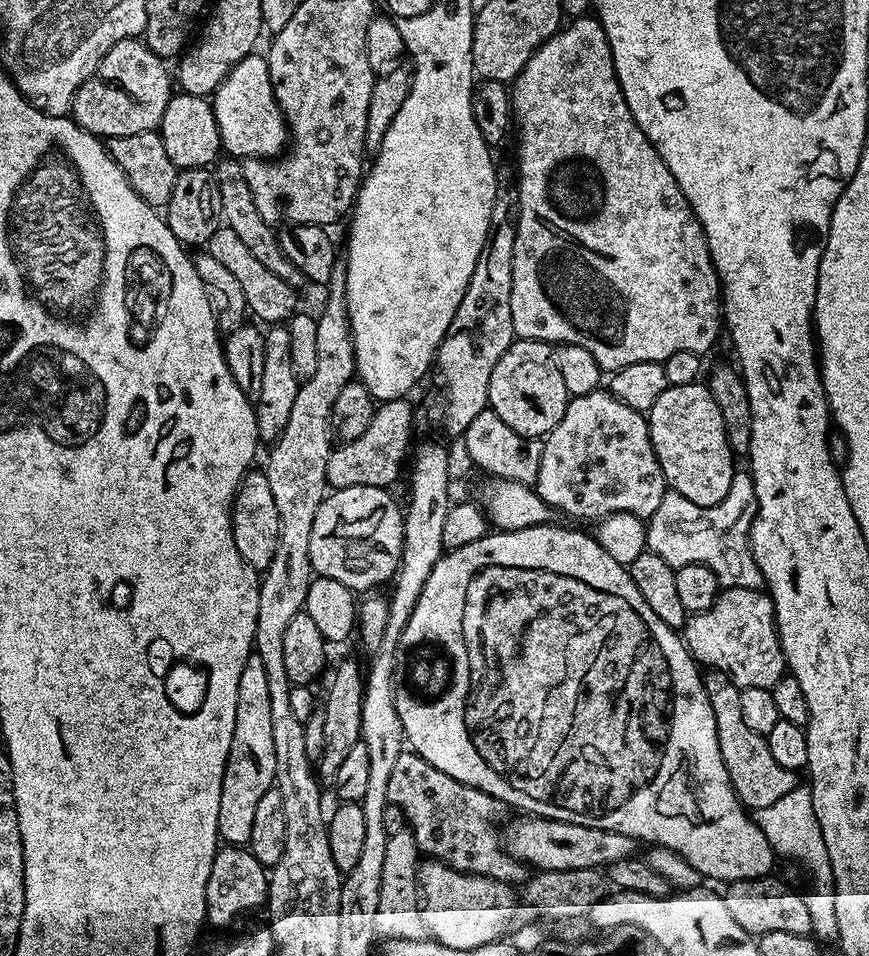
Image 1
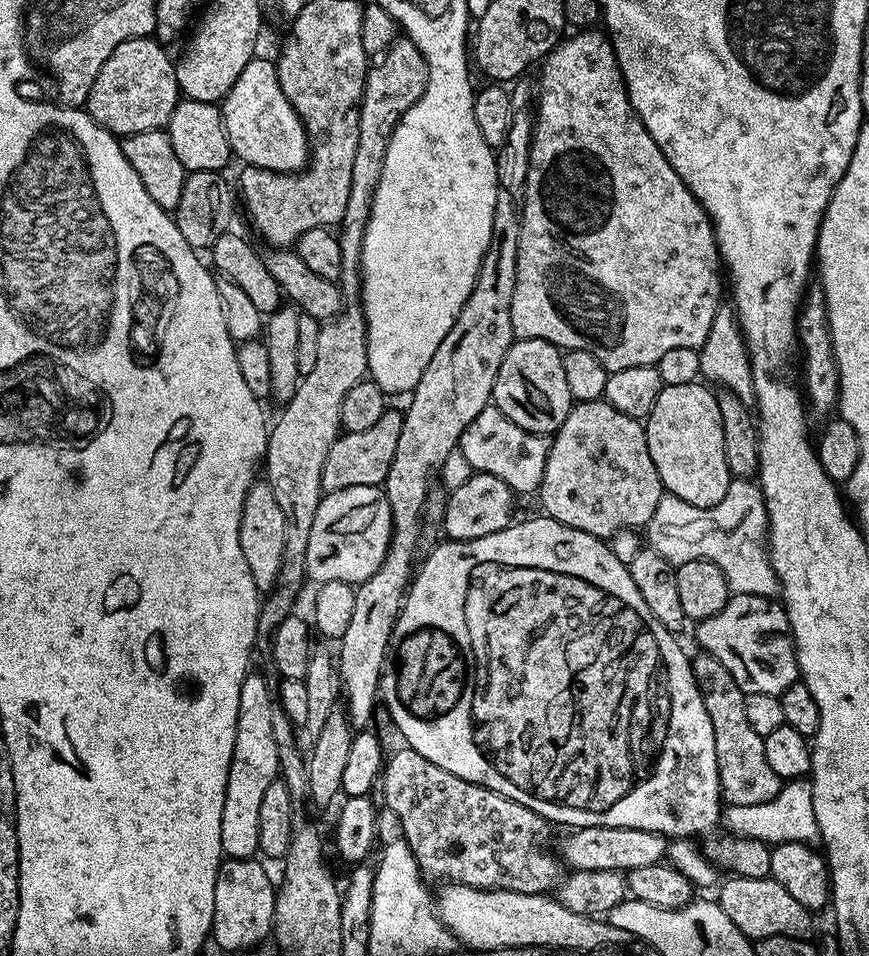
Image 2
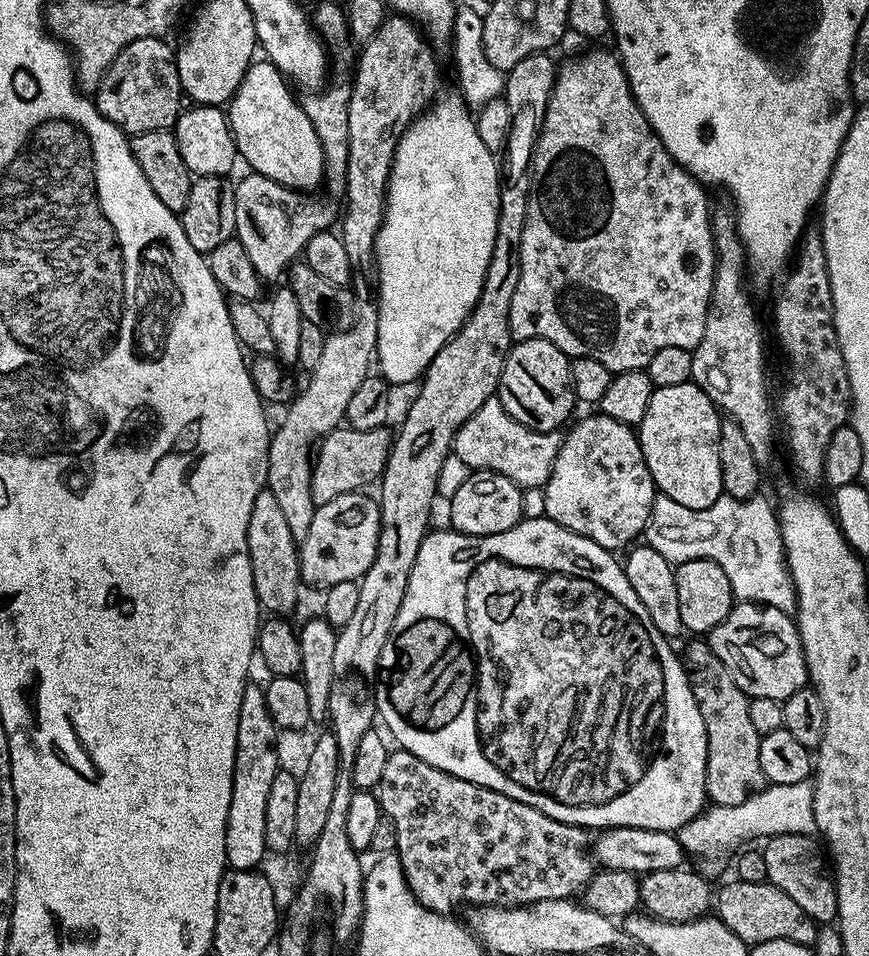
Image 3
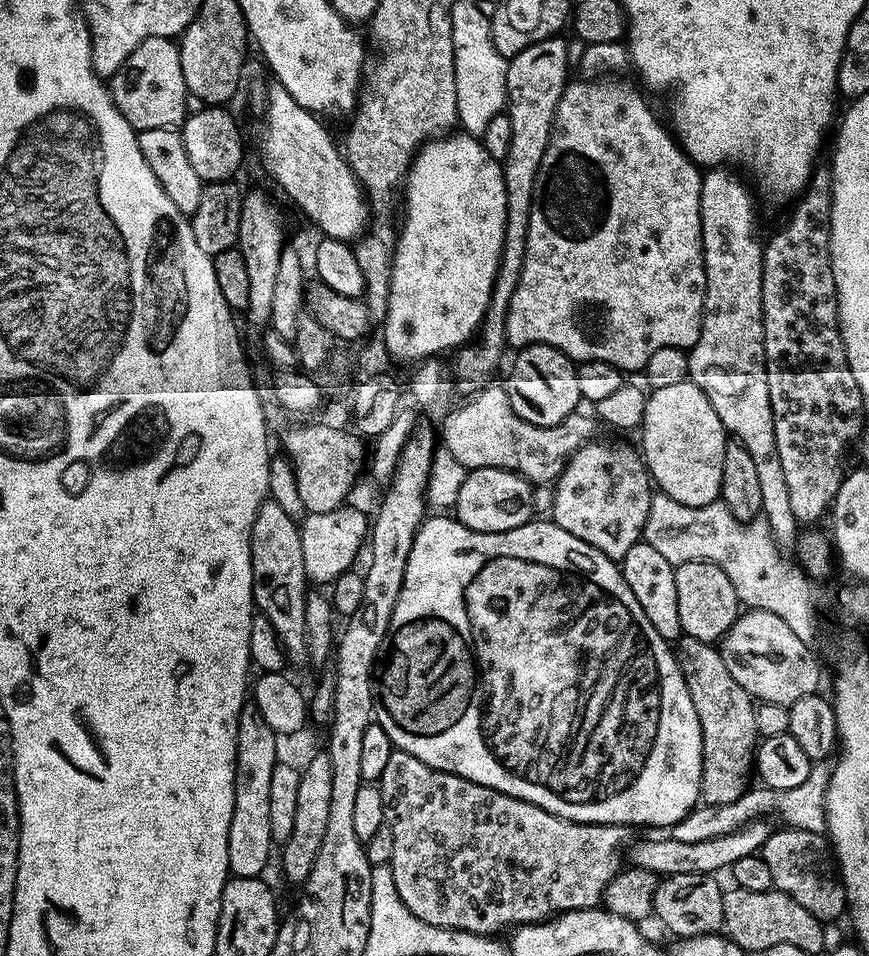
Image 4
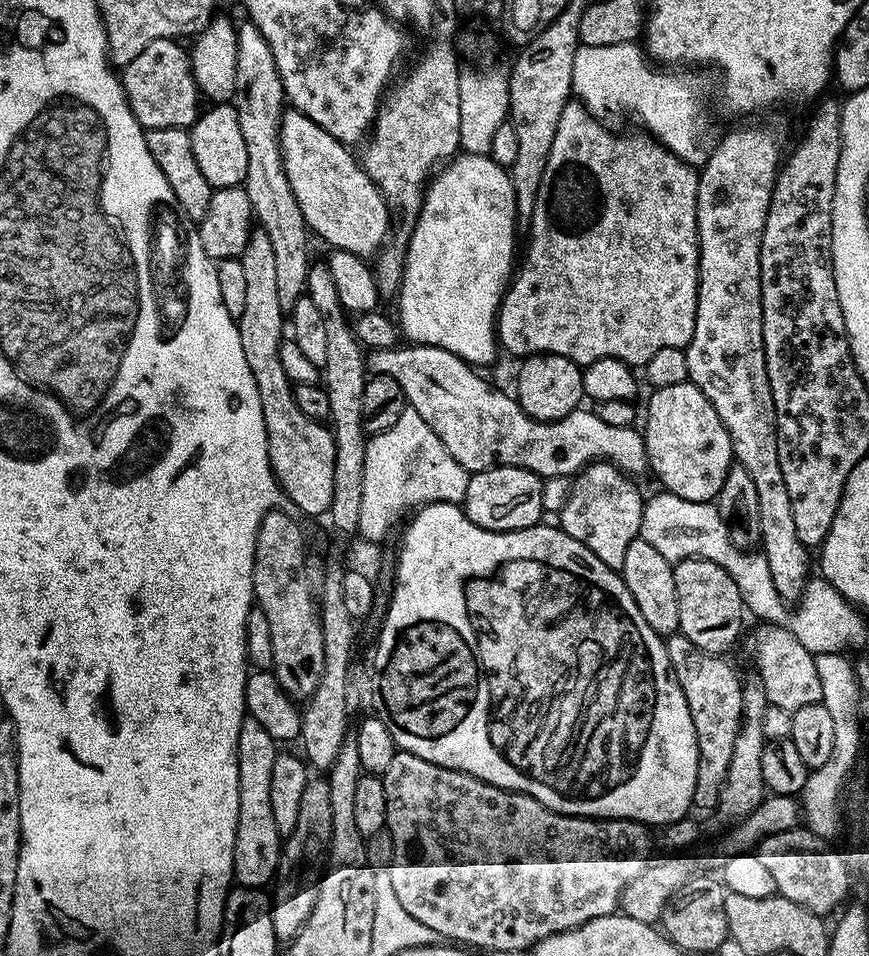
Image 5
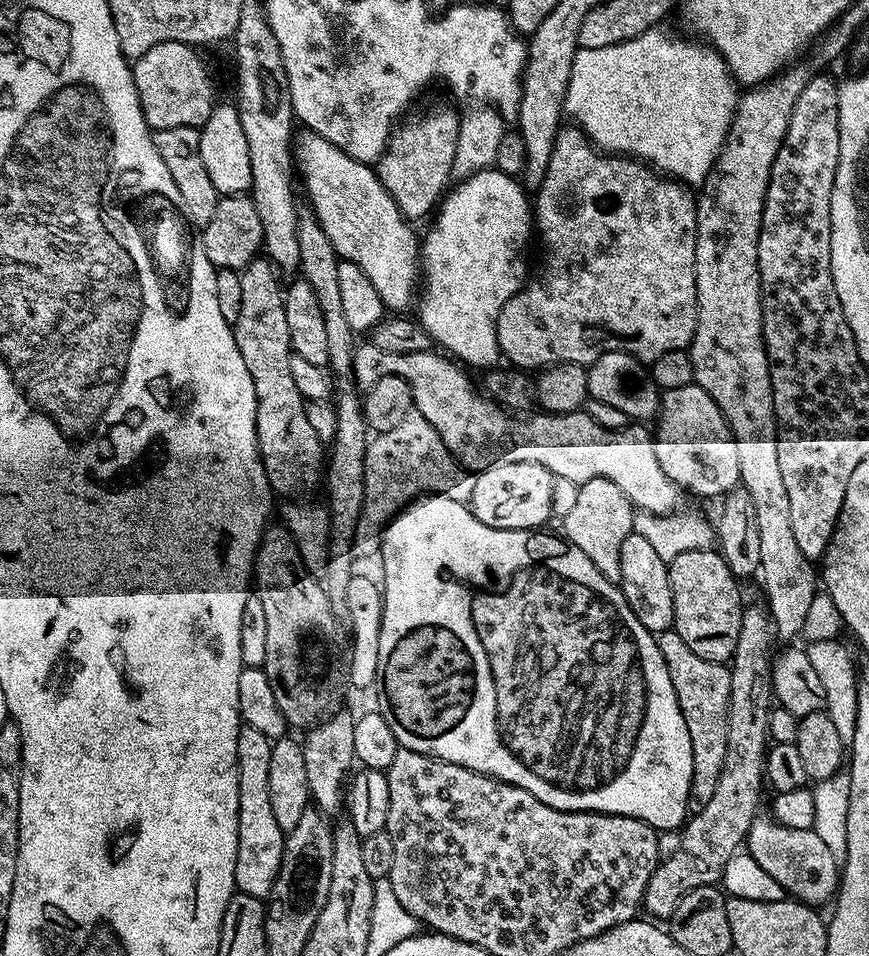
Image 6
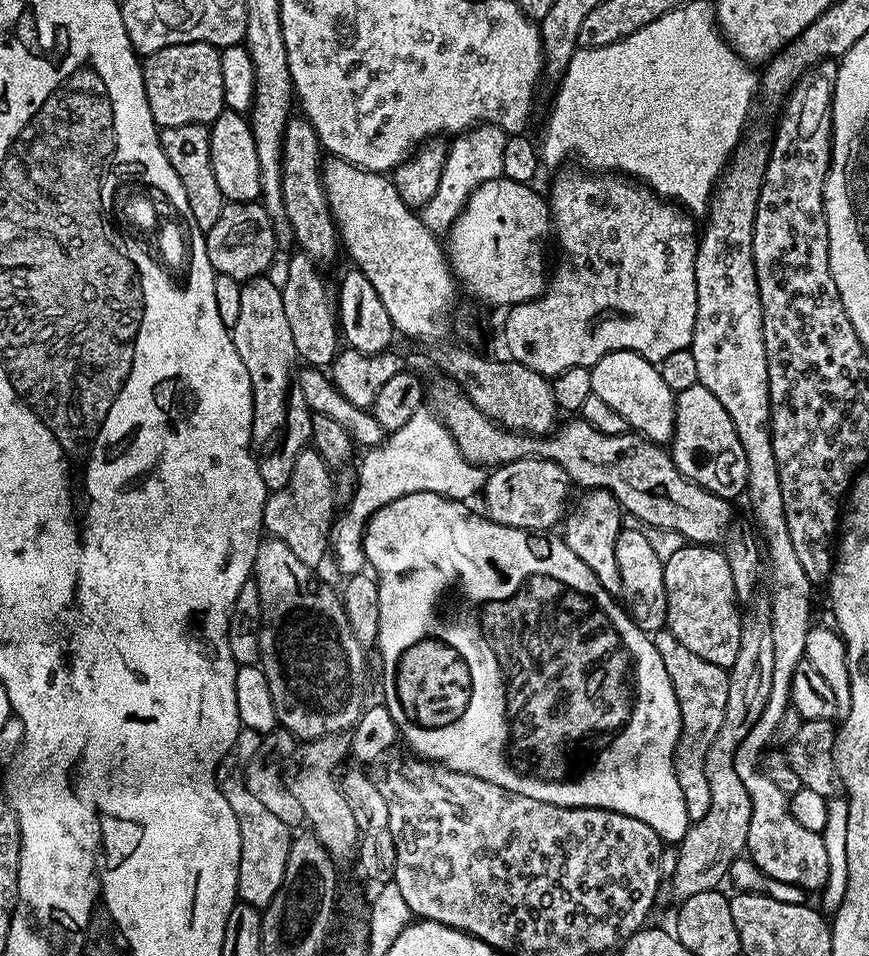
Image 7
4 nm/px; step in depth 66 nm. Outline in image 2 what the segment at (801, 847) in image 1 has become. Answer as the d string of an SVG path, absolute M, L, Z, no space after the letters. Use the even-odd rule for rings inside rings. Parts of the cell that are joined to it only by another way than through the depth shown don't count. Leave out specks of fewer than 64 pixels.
M801 778L785 783L778 795L770 798L770 802L758 802L758 806L728 806L722 812L723 827L728 827L733 837L745 840L762 840L769 846L785 844L788 840L794 843L815 845L820 839L818 822L814 818L814 798L812 797L812 784Z

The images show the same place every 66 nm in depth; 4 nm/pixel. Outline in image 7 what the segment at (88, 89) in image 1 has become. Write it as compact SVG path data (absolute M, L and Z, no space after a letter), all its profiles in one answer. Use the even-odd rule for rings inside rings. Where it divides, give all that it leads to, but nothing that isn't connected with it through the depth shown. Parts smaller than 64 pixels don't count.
M199 40L198 42L179 44L178 46L166 46L162 50L158 50L146 57L142 64L144 85L146 86L146 102L150 102L150 114L154 118L157 128L186 126L187 124L211 126L218 118L218 114L226 111L224 91L222 90L220 53L221 49Z

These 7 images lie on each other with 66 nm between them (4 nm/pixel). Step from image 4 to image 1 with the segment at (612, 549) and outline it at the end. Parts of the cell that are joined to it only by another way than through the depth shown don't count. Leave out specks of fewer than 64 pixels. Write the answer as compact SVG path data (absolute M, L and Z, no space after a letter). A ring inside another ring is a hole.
M597 390L571 397L562 414L562 422L558 422L558 426L554 426L554 430L543 437L542 443L544 449L534 487L542 502L546 502L557 513L565 512L576 520L599 522L615 512L629 512L647 518L658 510L666 485L650 442L647 415L626 406L611 392Z

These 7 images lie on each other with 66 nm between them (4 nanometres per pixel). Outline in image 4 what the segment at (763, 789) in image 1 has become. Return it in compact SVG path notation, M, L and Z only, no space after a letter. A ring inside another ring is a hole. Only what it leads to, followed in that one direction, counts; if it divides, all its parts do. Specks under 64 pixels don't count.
M681 635L675 641L674 655L702 726L700 800L708 806L734 802L748 791L748 775L751 777L754 772L754 757L758 747L754 726L756 704L750 693L738 686L726 662L722 662L722 654L715 643L707 644L693 636Z

